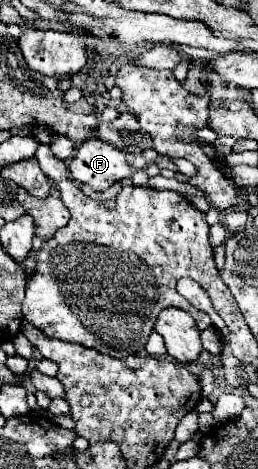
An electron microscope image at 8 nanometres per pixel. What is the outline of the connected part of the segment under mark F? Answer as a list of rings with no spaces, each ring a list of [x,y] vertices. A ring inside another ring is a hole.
[[[88,138],[68,164],[74,180],[92,186],[94,190],[106,190],[114,182],[132,176],[126,156],[112,144],[100,138]]]

